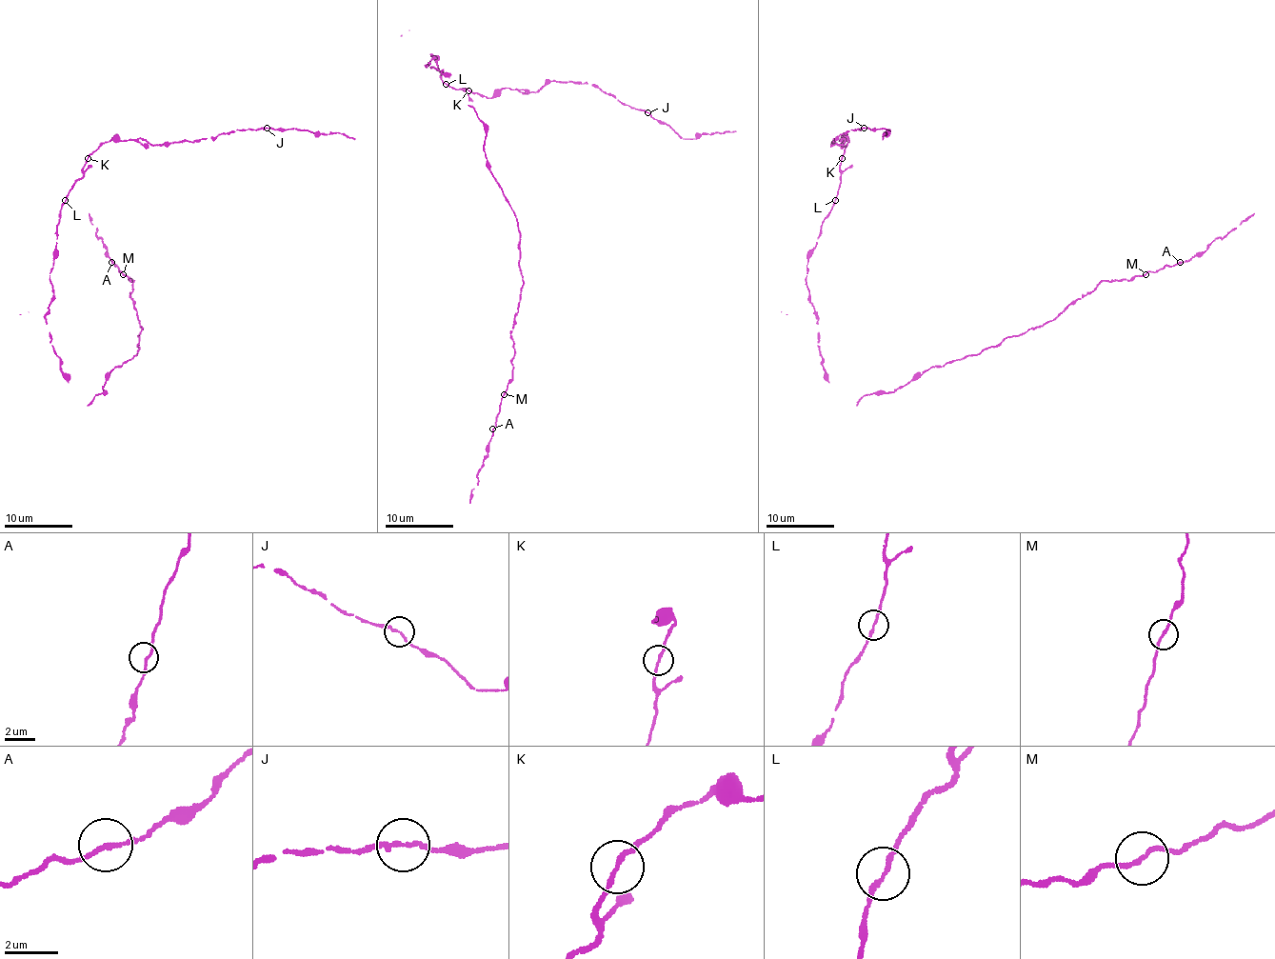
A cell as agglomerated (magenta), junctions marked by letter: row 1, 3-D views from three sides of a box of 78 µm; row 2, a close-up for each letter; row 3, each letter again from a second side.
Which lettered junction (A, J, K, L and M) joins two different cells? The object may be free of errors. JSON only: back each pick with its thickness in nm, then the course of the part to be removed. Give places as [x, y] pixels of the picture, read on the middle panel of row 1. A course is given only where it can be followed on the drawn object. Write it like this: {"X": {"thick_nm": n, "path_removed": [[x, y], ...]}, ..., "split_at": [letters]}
{"split_at": []}

